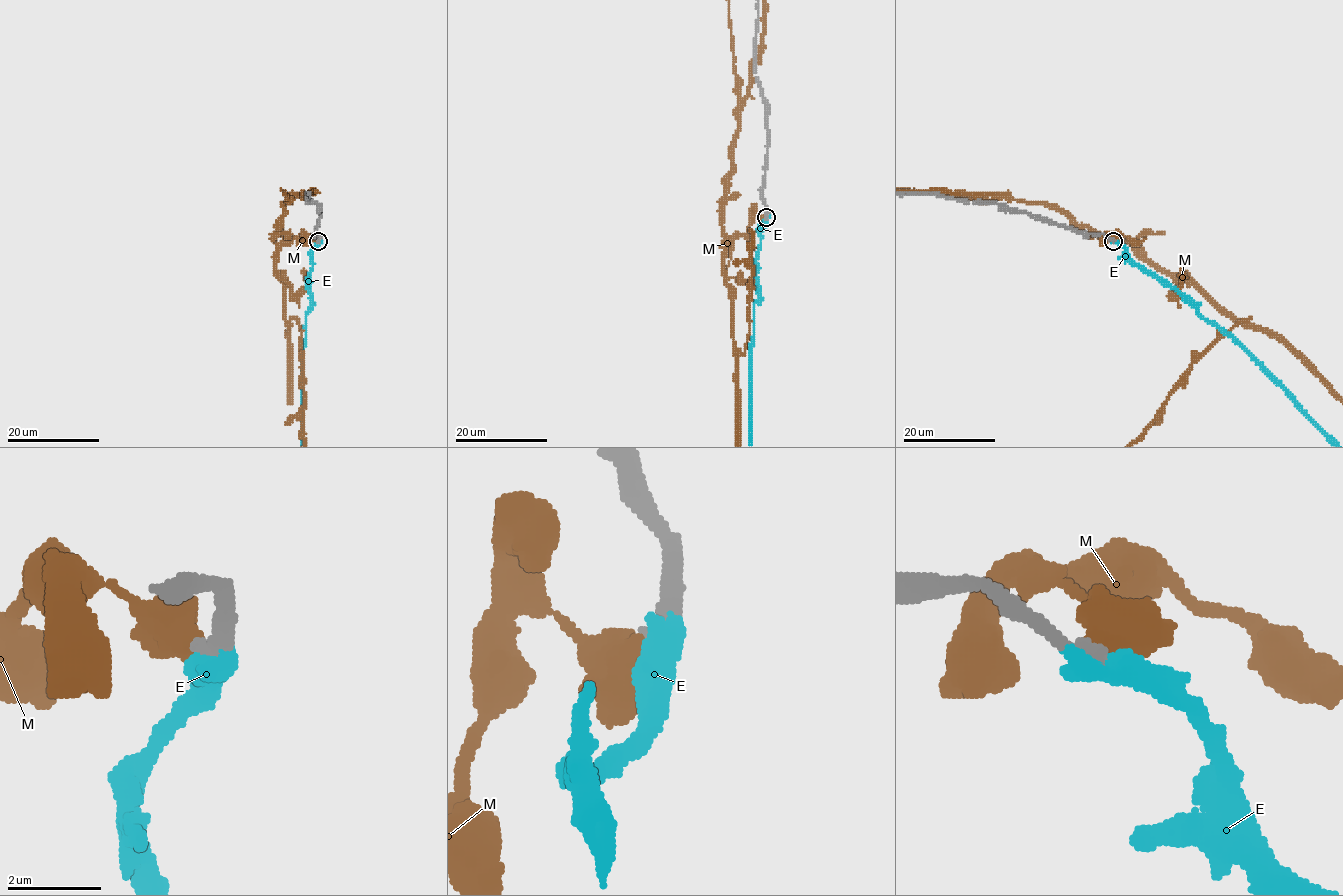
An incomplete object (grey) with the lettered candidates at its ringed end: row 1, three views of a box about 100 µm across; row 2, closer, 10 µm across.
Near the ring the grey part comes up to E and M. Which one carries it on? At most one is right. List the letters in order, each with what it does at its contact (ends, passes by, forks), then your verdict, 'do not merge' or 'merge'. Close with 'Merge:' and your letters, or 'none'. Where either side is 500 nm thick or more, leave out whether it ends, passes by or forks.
E: merge
M: do not merge
Merge: E

